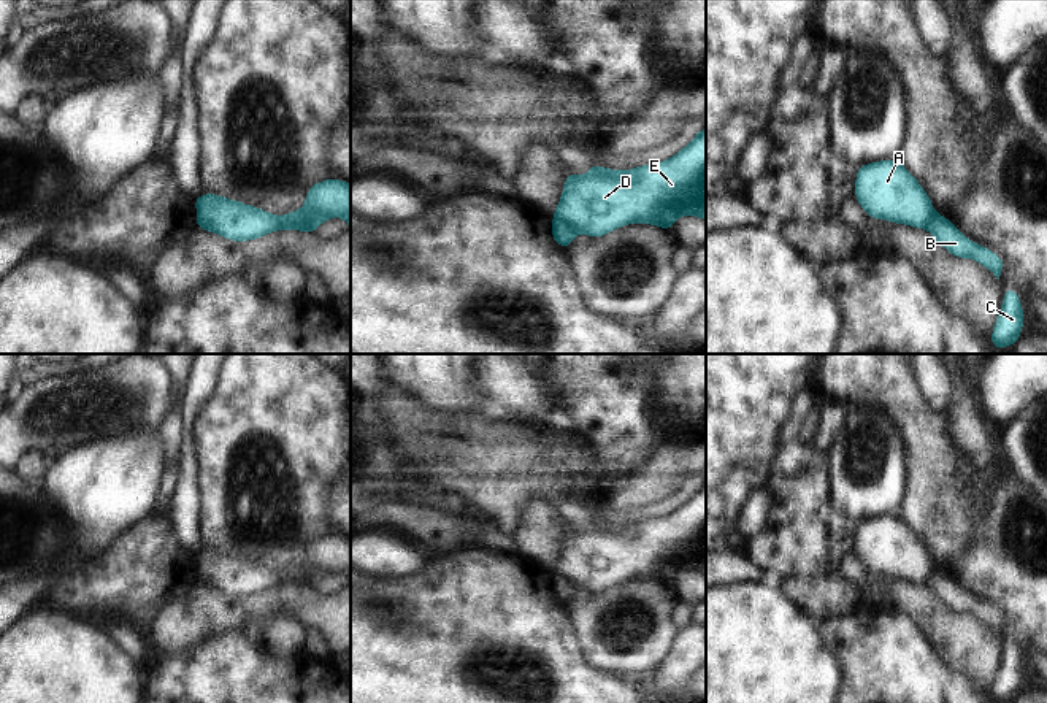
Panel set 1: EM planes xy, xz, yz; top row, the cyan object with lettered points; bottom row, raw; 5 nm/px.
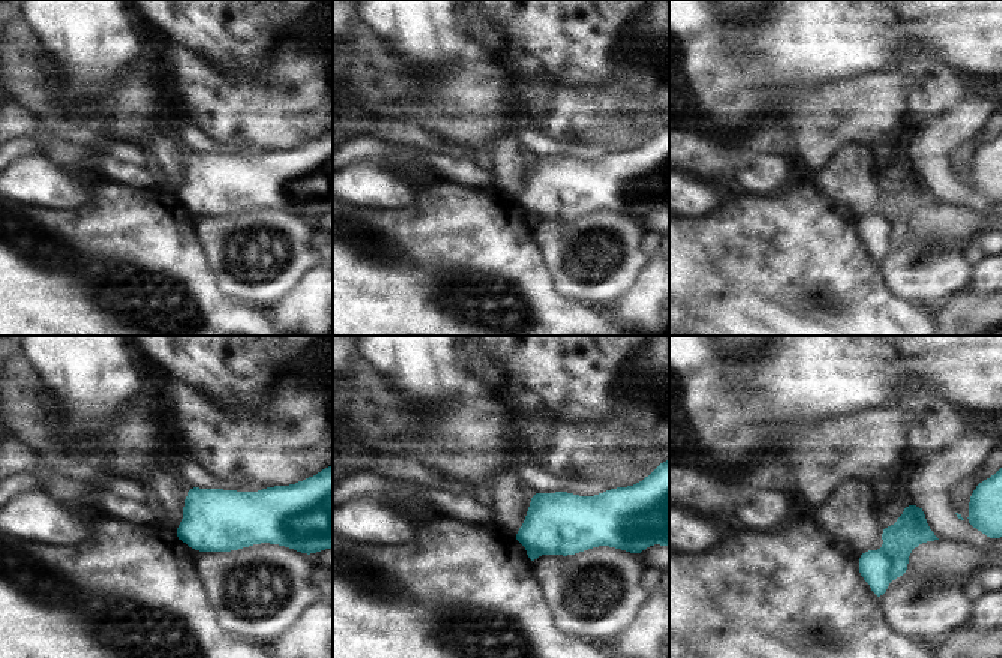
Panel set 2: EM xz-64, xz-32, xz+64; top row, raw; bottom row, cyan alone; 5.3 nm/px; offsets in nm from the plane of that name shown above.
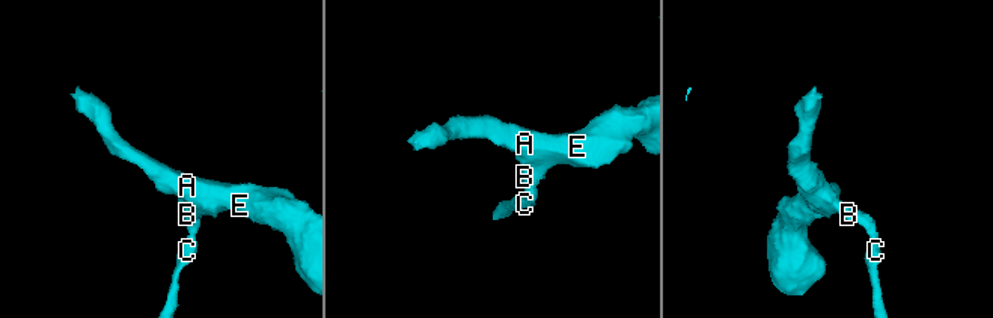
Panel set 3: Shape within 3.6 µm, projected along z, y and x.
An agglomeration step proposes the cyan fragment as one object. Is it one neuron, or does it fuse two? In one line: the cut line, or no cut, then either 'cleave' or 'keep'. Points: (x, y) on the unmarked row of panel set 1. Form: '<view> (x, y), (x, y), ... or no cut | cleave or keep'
xz (554, 573), (567, 578), (576, 587) | cleave

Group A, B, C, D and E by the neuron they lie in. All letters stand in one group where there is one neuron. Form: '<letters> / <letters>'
A D E / B C

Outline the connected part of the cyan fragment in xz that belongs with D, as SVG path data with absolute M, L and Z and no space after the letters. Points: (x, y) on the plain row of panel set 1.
M706 484L663 517L627 527L595 519L582 533L568 527L554 565L554 574L592 594L627 579L671 586L681 571L706 576Z

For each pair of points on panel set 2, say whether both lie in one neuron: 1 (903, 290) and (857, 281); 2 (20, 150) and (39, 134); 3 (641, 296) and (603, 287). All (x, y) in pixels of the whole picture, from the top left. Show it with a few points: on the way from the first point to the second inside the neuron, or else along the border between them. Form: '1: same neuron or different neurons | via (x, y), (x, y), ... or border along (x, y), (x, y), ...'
1: different neurons | border along (881, 279), (891, 293), (906, 302)
2: different neurons | border along (27, 137), (44, 150)
3: different neurons | border along (626, 290), (623, 296), (603, 308)

